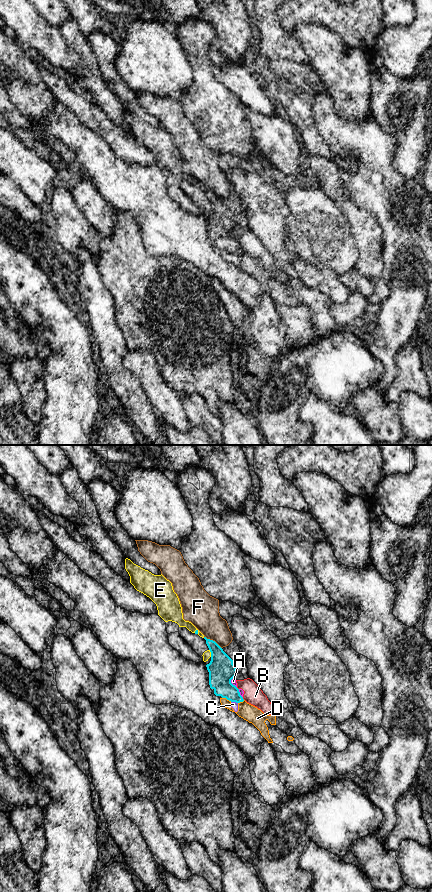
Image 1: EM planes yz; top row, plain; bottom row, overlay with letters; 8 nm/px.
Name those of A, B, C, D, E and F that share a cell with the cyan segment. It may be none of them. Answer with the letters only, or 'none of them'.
none of them

